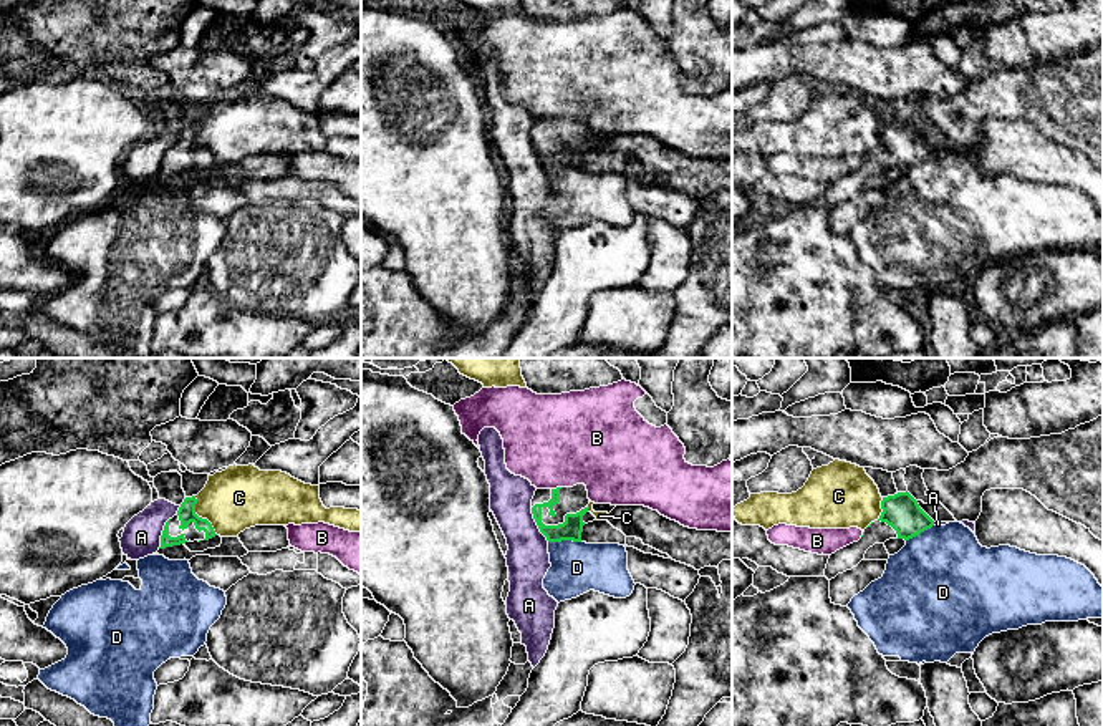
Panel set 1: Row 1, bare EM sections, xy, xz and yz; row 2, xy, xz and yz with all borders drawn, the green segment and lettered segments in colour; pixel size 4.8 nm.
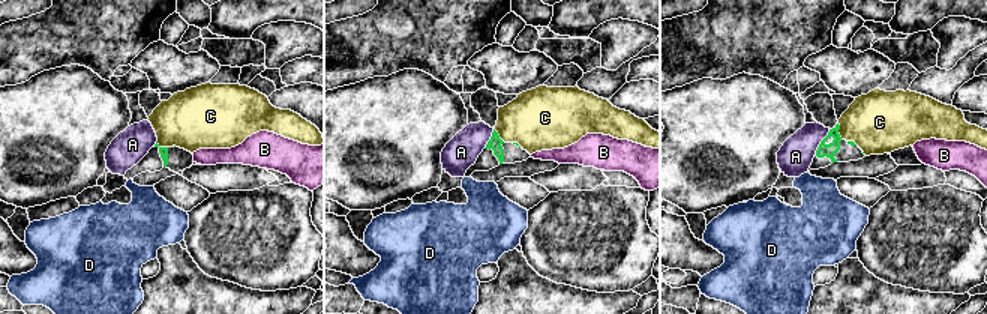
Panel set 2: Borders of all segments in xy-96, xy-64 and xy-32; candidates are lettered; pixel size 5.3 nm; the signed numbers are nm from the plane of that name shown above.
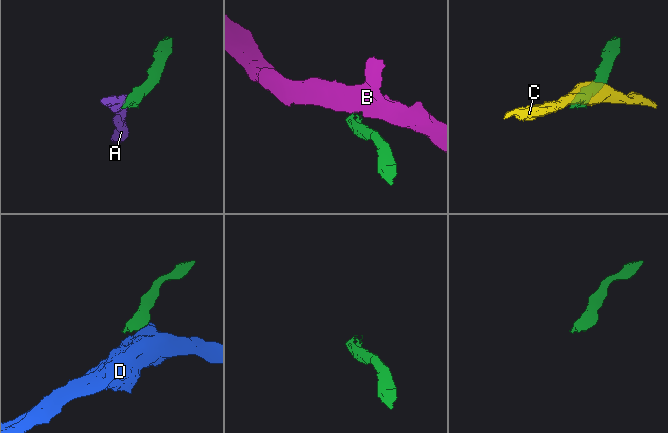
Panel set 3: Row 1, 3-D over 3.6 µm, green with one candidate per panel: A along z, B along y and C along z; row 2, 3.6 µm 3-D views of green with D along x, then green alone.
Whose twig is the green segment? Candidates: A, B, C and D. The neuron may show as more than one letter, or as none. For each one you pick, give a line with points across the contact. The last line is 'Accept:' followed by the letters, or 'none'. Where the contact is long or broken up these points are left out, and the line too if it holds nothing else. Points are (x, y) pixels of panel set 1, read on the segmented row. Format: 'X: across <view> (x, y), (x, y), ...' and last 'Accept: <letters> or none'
Accept: none

